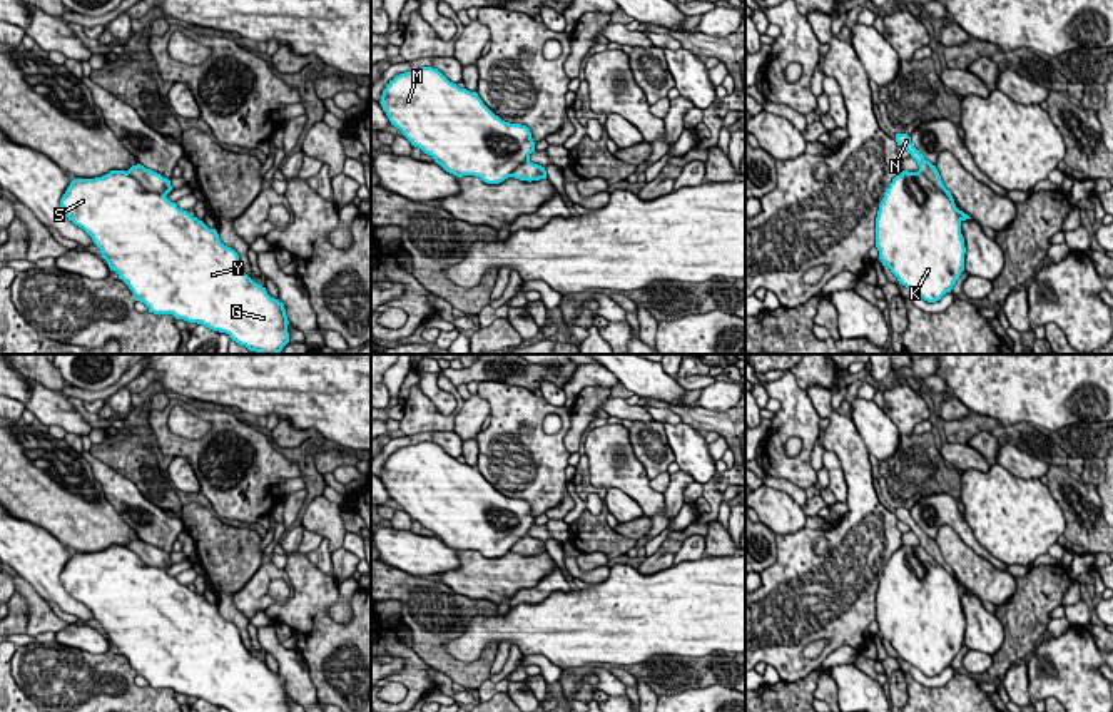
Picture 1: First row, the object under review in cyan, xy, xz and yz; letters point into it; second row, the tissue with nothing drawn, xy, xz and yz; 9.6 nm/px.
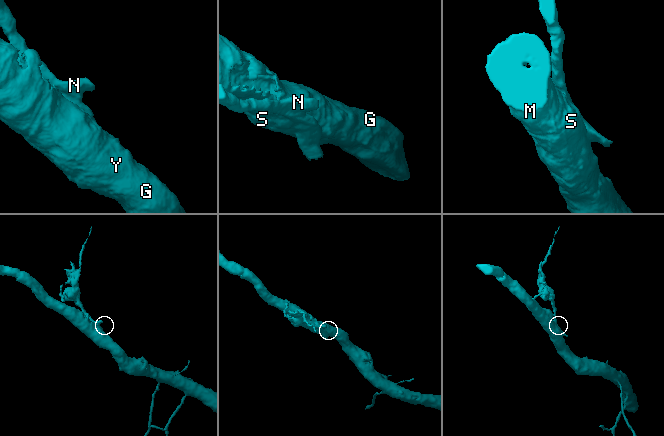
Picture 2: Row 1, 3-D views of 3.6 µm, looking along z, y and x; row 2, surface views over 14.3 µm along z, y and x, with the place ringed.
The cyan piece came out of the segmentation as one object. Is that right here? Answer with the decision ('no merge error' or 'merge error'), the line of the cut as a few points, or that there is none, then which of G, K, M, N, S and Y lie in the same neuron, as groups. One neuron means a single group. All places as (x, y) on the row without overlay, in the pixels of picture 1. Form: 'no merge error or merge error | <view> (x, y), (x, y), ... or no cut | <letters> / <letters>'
merge error | xy (127, 545), (144, 562), (164, 570) | G K M S Y / N

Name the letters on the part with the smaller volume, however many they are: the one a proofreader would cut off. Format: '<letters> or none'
N

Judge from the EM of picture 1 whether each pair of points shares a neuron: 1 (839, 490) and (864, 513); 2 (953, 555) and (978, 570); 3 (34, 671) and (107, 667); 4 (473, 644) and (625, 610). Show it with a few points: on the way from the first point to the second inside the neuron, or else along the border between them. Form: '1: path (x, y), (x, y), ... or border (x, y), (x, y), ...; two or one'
1: border (838, 458), (846, 485), (846, 502); two
2: path (960, 559), (971, 570); one
3: path (52, 671), (89, 671); one
4: path (512, 627), (587, 625); one

